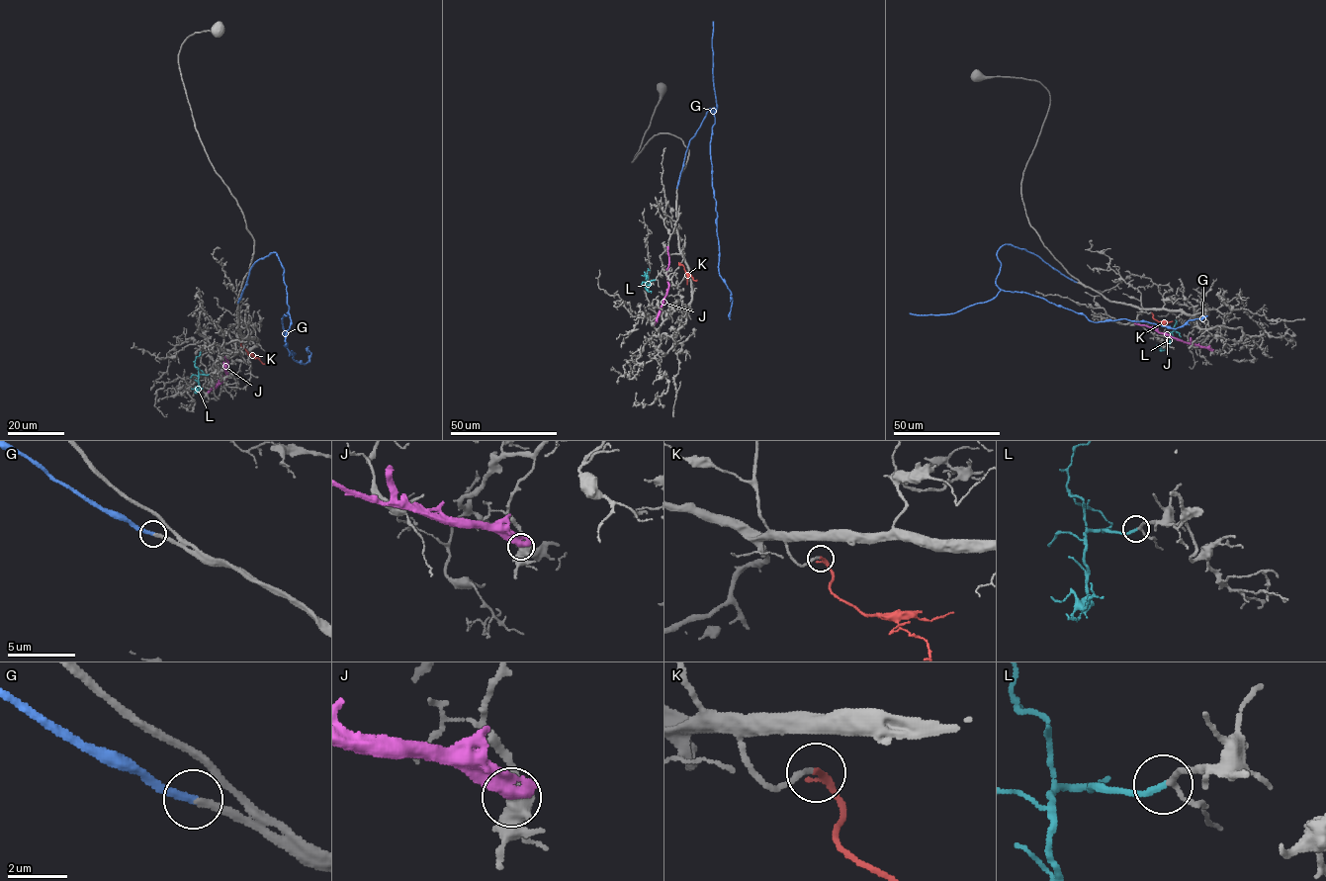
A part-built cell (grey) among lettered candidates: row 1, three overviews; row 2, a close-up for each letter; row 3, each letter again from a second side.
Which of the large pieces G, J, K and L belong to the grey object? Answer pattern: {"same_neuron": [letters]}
{"same_neuron": ["G", "K", "L"]}

